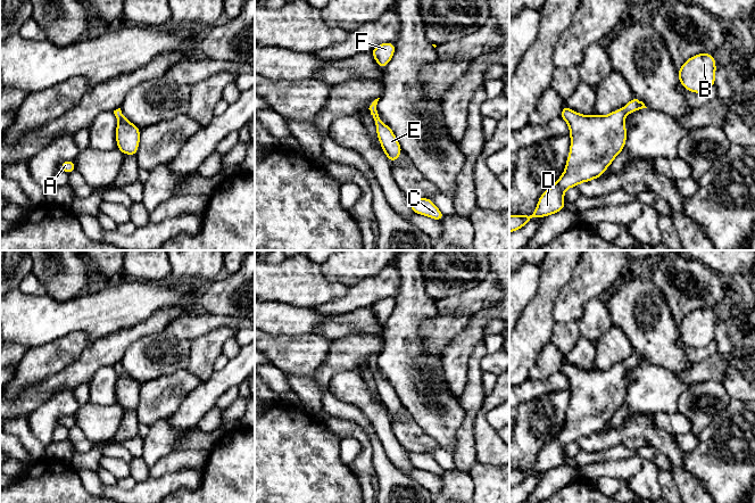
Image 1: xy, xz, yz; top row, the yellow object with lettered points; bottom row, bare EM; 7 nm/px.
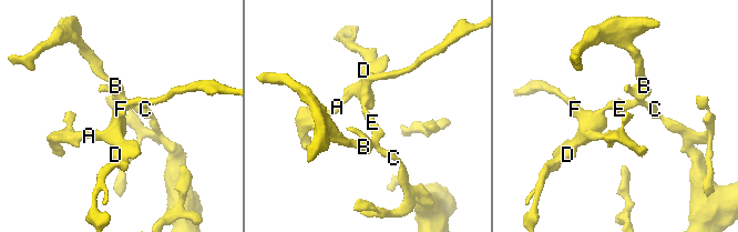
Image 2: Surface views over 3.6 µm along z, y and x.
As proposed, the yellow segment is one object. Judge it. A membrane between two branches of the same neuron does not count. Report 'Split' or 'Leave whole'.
Leave whole

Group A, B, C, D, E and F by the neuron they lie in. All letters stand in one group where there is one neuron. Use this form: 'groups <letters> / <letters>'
groups A B C D E F

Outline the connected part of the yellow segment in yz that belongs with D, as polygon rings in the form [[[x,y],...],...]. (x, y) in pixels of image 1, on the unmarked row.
[[[633,352],[622,364],[606,371],[584,371],[563,361],[561,372],[569,379],[571,403],[566,422],[558,436],[545,446],[531,470],[511,470],[509,487],[523,483],[530,475],[565,464],[564,446],[601,431],[627,395],[625,370],[647,363]]]

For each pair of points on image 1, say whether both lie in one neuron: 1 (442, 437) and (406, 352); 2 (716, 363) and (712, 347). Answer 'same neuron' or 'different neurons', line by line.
1: same neuron
2: different neurons

